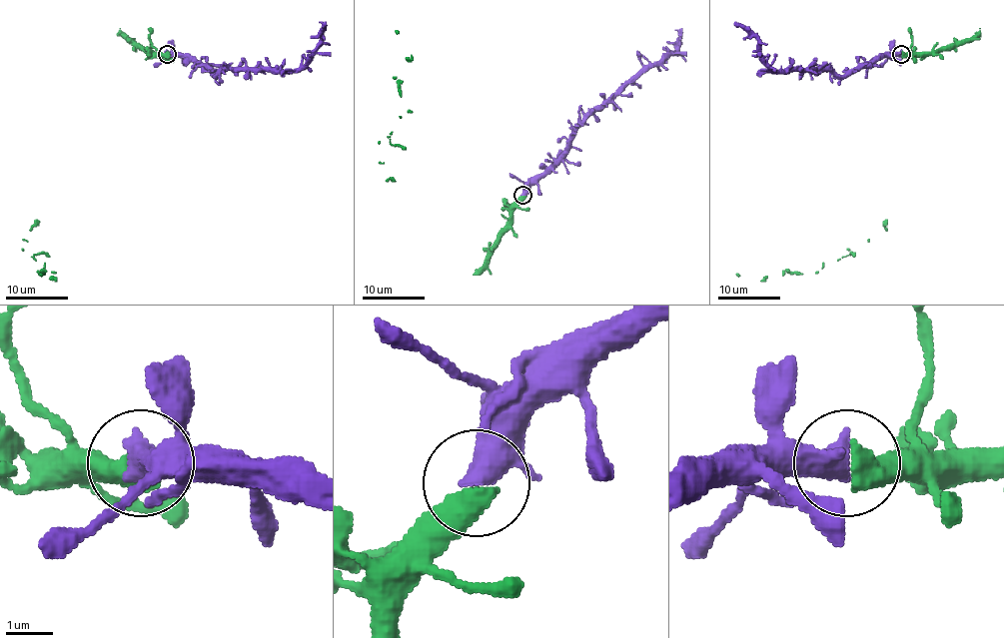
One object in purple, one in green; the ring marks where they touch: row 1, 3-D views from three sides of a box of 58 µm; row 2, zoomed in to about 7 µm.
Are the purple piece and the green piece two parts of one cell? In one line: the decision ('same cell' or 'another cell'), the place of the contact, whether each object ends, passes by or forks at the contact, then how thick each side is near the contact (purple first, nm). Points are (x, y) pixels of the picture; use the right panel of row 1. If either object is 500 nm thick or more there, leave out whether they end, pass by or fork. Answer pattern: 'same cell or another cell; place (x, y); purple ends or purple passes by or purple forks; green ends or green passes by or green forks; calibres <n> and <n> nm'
same cell; place (901, 54); calibres 440 and 650 nm

